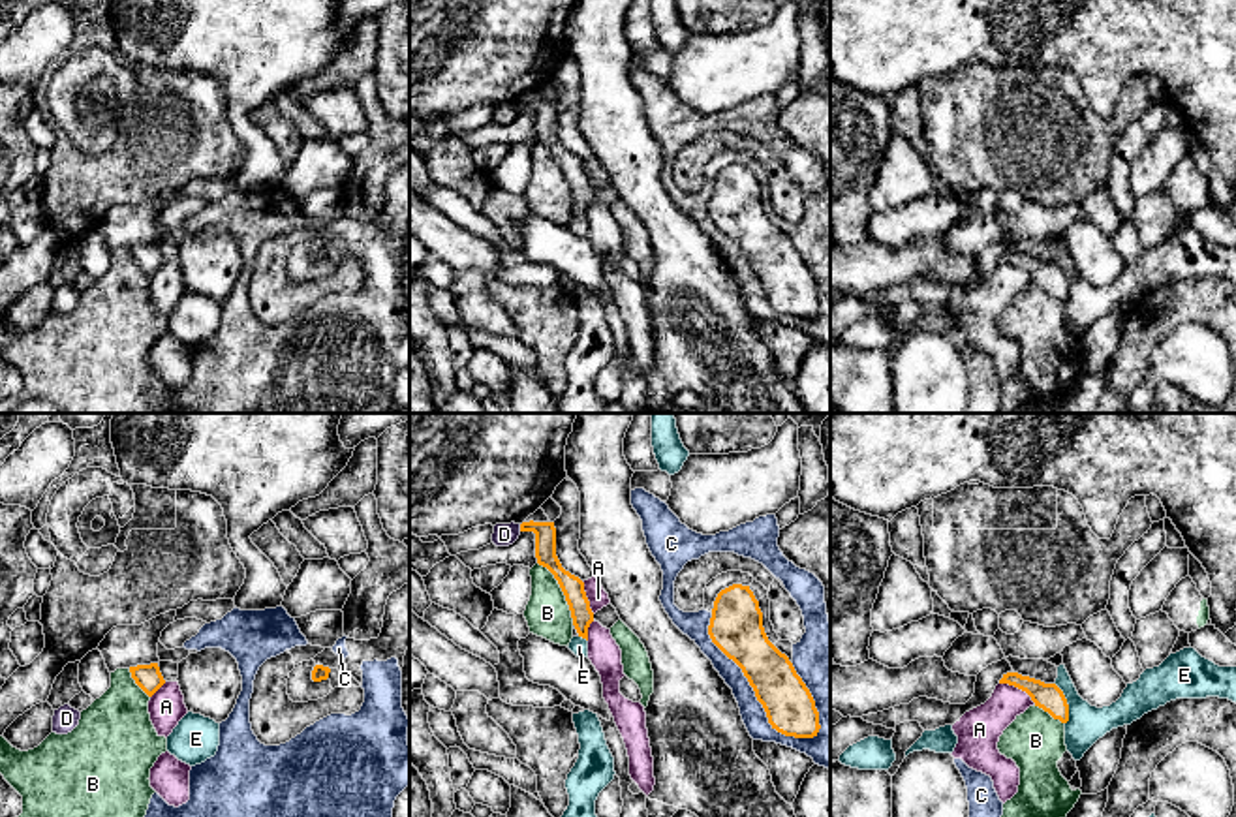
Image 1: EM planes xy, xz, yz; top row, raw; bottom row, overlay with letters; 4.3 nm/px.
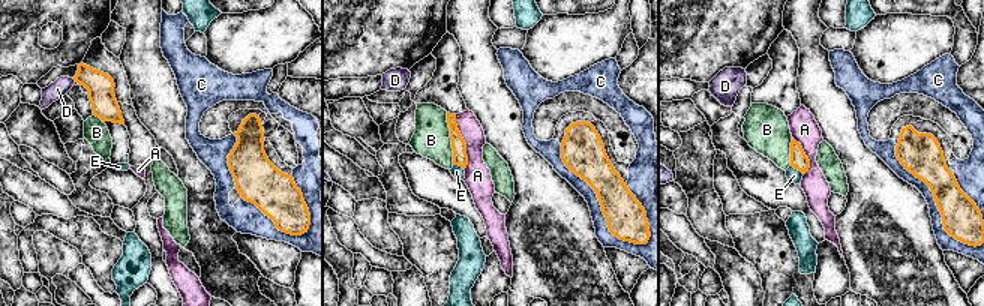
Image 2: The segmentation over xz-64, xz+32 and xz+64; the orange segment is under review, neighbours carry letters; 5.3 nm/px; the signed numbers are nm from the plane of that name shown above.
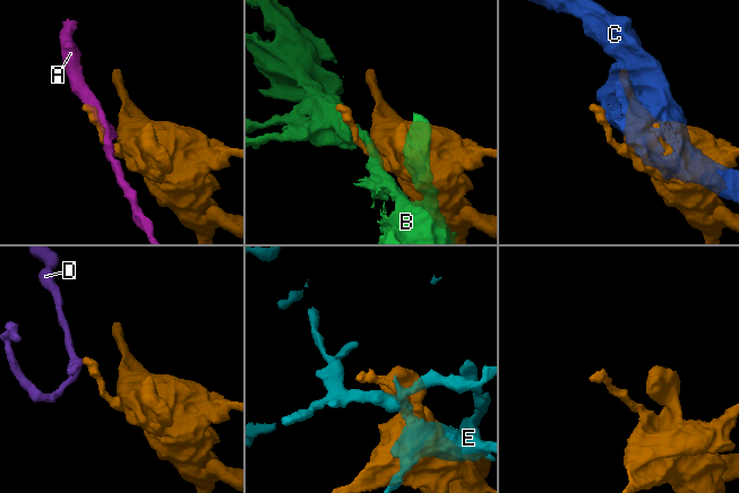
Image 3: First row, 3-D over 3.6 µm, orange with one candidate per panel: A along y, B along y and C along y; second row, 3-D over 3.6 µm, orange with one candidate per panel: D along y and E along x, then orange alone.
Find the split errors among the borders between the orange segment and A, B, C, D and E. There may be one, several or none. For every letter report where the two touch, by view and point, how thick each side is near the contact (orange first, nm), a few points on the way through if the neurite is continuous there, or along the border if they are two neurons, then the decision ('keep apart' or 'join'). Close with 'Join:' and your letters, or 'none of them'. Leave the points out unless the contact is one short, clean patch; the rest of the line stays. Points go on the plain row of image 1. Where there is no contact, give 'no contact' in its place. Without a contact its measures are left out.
A: contact yz (1019, 267); calibres 120 and 190 nm; border yz (1000, 262), (1020, 267), (1035, 282); keep apart
B: contact xz (562, 169); calibres 100 and 190 nm; keep apart
C: contact xz (754, 269); calibres 220 and 110 nm; keep apart
D: contact xz (521, 107); calibres 100 and 100 nm; border xz (519, 104), (521, 109); keep apart
E: contact yz (1066, 282); calibres 120 and 160 nm; keep apart
Join: none of them

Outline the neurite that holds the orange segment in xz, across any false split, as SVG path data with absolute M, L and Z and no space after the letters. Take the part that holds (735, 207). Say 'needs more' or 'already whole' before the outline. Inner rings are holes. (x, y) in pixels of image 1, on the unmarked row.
already whole; M733 163L718 173L708 214L742 248L772 308L795 317L817 316L815 280L789 237L768 220L749 165Z

